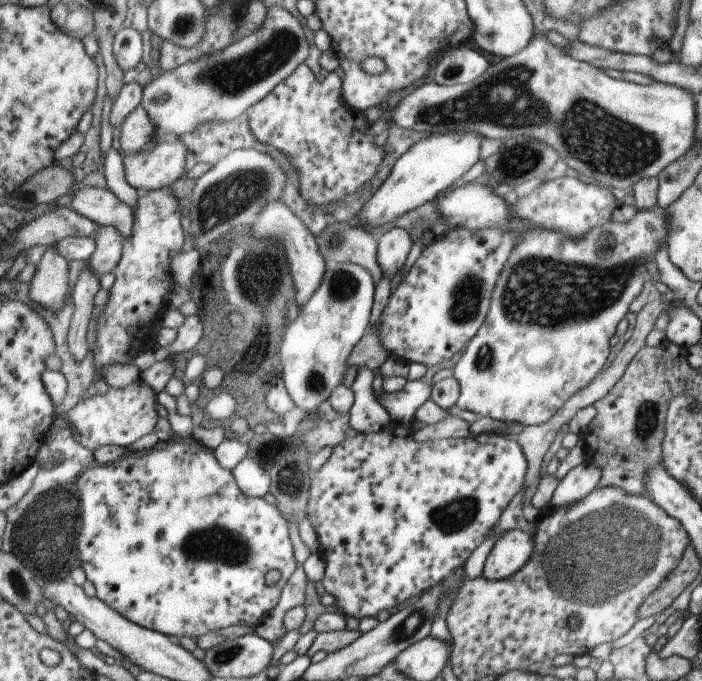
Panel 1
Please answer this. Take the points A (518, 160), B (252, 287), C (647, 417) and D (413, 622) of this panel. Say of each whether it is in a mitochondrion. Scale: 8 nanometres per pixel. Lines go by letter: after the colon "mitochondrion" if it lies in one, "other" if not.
A: mitochondrion
B: mitochondrion
C: mitochondrion
D: mitochondrion

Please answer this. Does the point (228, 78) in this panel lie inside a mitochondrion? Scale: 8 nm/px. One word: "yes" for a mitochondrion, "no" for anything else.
yes

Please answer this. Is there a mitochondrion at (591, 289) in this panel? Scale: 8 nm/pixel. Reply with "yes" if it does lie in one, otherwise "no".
yes

